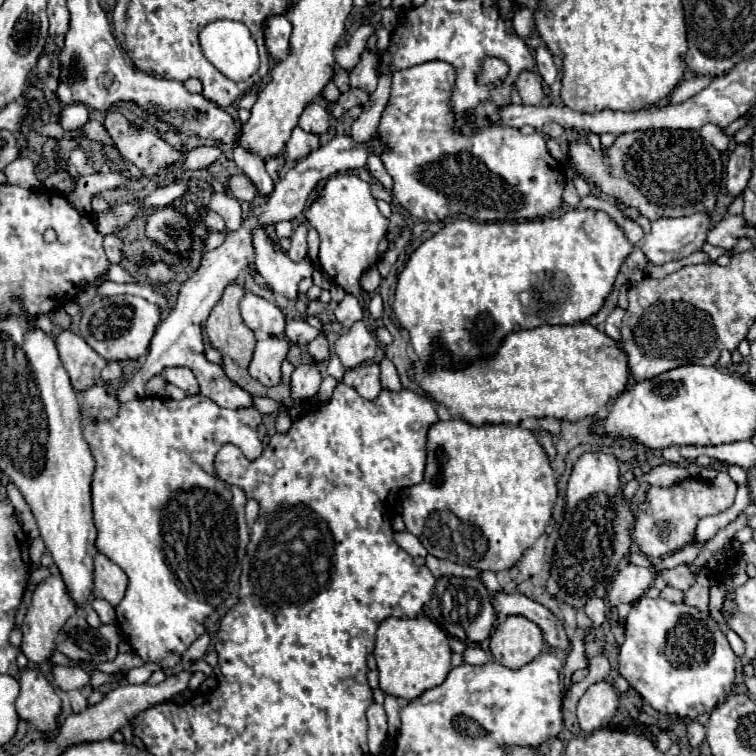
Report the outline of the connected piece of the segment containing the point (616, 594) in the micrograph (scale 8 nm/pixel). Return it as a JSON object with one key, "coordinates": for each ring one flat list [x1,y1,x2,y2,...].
{"coordinates":[[627,564,625,568,619,570,617,578,613,580,607,600,613,606,621,602,635,602,653,586,653,580,655,576,649,572,649,568]]}

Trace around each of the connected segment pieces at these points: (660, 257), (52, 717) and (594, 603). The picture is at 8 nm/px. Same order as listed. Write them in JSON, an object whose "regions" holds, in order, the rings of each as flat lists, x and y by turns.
{"regions":[[[707,212,683,218,661,218,651,222,651,232,643,238,643,252,649,262,665,264,697,252,711,228]],[[37,668,23,670,19,684,21,692,15,702,19,718,29,722,35,730,51,736,57,728,57,718,61,714,61,700,55,694,53,686]],[[593,598,593,600,587,602,587,606,585,606,585,614,587,614,589,620,591,620,591,628,585,630,585,636,589,636,595,628,599,628,599,626,605,622,605,612,607,612,605,600,601,600,601,598]]]}

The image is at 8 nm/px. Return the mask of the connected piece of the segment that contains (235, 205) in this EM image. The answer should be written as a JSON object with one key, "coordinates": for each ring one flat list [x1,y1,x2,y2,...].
{"coordinates":[[221,190,213,192,213,196,209,200,209,208,213,208,213,212,217,212,219,216,223,216,229,232,237,230,241,226,241,222,243,222,239,200,233,198,233,196,229,196,227,192,221,192]]}

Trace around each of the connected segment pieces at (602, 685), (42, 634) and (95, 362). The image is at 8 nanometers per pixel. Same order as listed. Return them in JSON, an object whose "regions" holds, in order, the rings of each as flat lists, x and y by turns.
{"regions":[[[595,682,587,688,577,704,579,728,585,734,595,732,611,722,617,712,617,690,609,682]],[[49,576,47,580,43,580,35,592,33,592,33,600,31,606,27,610,27,616,23,620,23,642,21,642,21,650,27,656,29,662,41,666,45,662,49,662,49,658,53,656,53,652,57,650,57,632,63,628,65,620,69,620,73,614,77,612,77,604,73,602,73,598,67,592,67,586,61,578,57,576]],[[63,330,55,336,59,358,63,362,63,368,67,370,71,384,77,392,93,386,99,378,99,372,107,364,105,358,101,358,87,342,83,336]]]}

